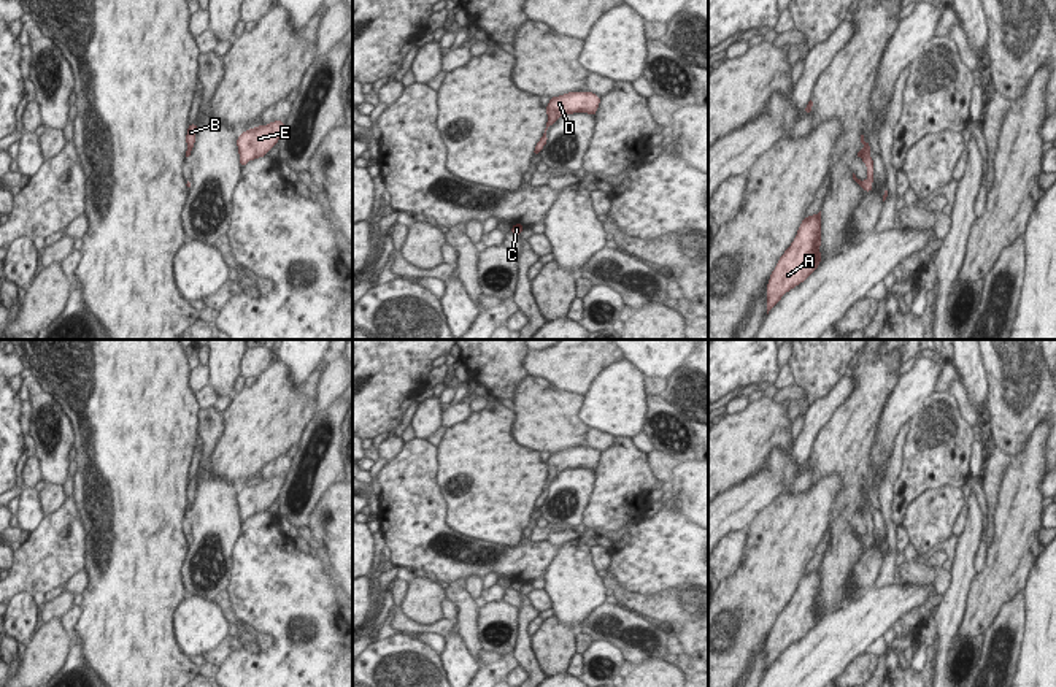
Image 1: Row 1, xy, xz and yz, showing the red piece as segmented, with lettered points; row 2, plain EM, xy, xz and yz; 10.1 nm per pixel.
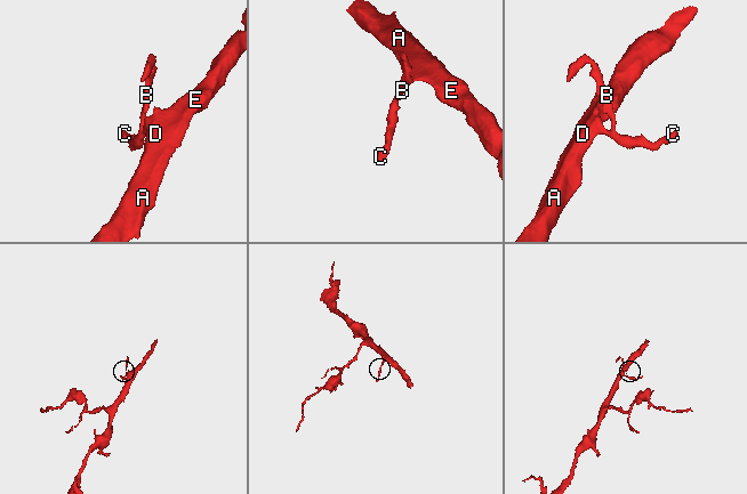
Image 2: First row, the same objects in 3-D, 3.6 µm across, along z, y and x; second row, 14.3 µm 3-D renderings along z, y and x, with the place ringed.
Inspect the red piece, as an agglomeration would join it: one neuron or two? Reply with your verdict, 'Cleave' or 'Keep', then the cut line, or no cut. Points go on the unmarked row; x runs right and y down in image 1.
Keep. No split

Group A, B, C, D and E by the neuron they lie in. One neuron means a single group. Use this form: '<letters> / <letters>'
A B C D E

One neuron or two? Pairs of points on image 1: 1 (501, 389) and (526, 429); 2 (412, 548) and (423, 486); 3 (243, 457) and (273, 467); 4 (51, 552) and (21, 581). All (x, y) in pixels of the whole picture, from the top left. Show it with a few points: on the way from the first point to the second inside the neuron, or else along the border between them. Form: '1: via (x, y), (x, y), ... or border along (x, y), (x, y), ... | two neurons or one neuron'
1: border along (528, 375), (516, 386), (512, 400) | two neurons
2: via (413, 532), (413, 502) | one neuron
3: border along (285, 454), (269, 460), (248, 479) | two neurons
4: via (43, 560), (29, 573) | one neuron

